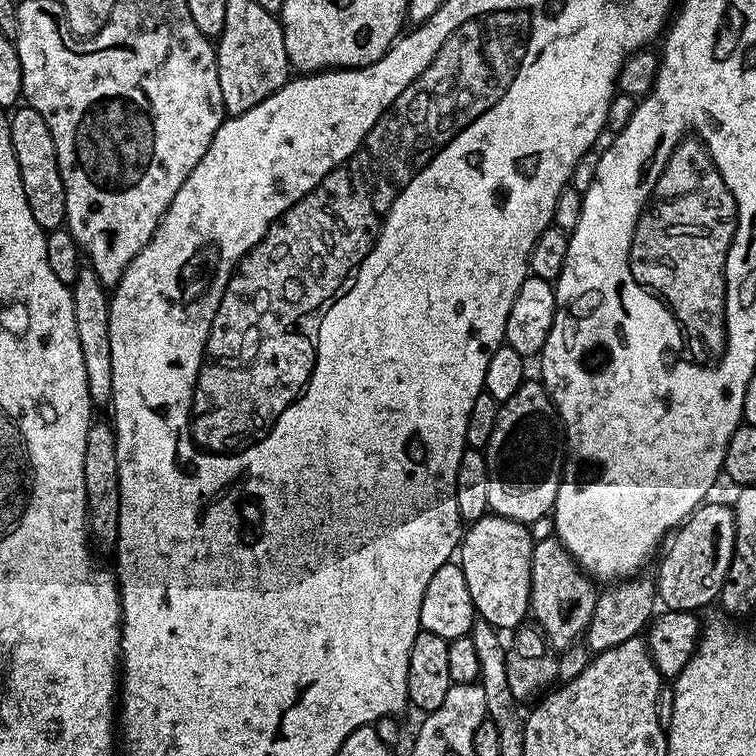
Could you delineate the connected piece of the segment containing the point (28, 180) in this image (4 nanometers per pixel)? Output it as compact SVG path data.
M27 106L17 107L11 113L8 125L14 158L18 158L18 170L22 174L22 190L26 190L26 202L30 202L30 214L34 214L34 222L38 222L45 233L65 227L66 194L58 170L54 138L50 138L50 126L46 126L38 110Z

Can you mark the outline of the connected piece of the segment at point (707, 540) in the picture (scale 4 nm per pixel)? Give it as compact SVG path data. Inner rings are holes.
M705 502L680 525L659 557L660 569L654 572L659 603L669 612L699 613L715 601L726 582L734 554L734 514L726 503Z

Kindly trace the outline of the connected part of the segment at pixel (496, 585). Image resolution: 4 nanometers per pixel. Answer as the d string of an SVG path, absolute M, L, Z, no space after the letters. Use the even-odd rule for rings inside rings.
M493 512L471 523L461 537L458 563L466 577L466 586L469 587L477 615L499 631L517 629L531 611L529 596L532 552L533 541L529 527Z

